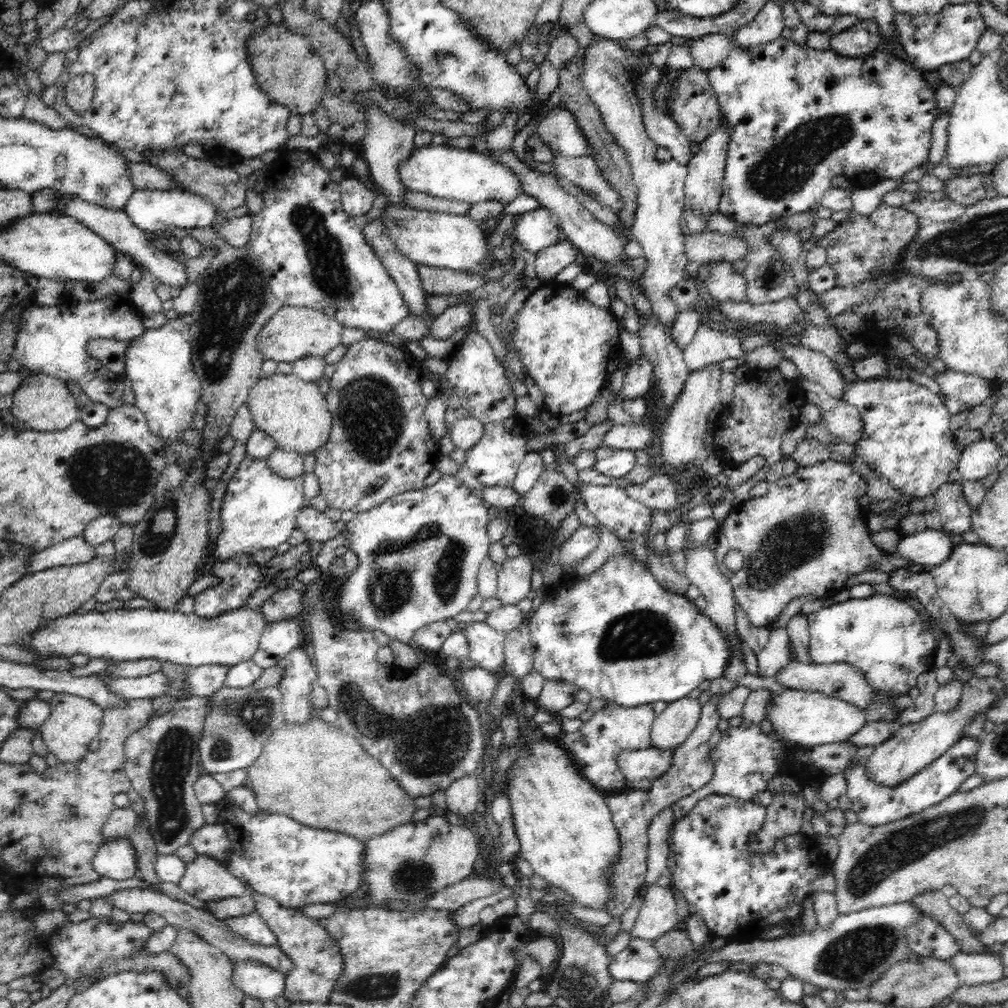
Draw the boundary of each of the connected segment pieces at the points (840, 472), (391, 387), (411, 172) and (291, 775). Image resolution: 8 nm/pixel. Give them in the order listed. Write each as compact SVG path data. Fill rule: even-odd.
M828 459L812 466L798 464L794 474L769 483L766 494L735 506L726 520L719 524L716 562L724 576L728 577L735 600L746 611L752 626L769 627L794 598L829 598L844 589L852 576L870 572L874 570L874 564L884 560L888 553L874 544L866 523L867 511L858 504L858 498L866 493L866 483L851 469L848 461ZM730 550L738 550L745 558L743 567L735 572L724 565L724 556Z
M370 338L354 341L350 346L347 346L346 353L335 366L335 373L332 373L332 377L329 378L329 391L325 395L328 410L332 417L331 431L327 438L326 444L323 444L322 448L318 448L315 452L316 462L313 472L318 476L320 493L327 502L328 509L336 508L344 512L344 510L351 510L355 513L361 513L379 504L382 504L387 498L393 497L395 494L402 494L408 490L420 490L424 488L424 480L430 474L430 471L434 468L436 461L442 455L438 447L438 441L430 433L428 427L428 421L425 417L425 408L428 404L428 399L421 391L421 384L423 383L423 370L419 367L418 370L410 370L412 366L420 366L420 362L417 360L410 351L406 348L392 345L392 343L384 343L378 339Z
M430 143L413 153L398 166L400 183L411 192L428 194L445 200L470 202L504 202L510 204L522 193L518 177L508 167L502 166L491 156L469 149Z
M314 714L308 722L304 722L304 724L291 726L291 724L284 723L277 730L274 730L274 733L272 733L270 738L264 743L261 755L247 768L247 780L244 782L244 785L254 793L259 810L263 810L268 814L284 814L304 826L320 830L341 832L342 834L357 838L362 842L370 840L370 838L374 838L374 836L382 836L382 834L388 832L388 830L392 830L395 826L412 822L412 816L418 809L414 807L414 799L410 799L408 795L404 794L404 790L398 786L398 782L394 782L394 778L390 776L390 772L388 772L376 758L372 758L370 754L366 754L366 750L362 750L362 746L360 746L352 736L343 733L338 726L335 727L334 725L324 722L324 720L321 720L316 714Z

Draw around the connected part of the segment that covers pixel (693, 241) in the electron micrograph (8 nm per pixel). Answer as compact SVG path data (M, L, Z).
M707 228L701 234L690 235L686 231L684 247L689 260L698 264L709 264L716 260L734 262L746 257L748 245L735 236L726 236Z

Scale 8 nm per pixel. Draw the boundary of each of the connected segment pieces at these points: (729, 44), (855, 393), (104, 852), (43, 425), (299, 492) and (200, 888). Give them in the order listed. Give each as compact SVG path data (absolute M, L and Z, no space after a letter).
M710 34L693 39L690 44L693 64L705 71L712 70L721 64L734 46L732 35Z
M888 376L882 380L862 380L858 377L857 381L846 382L844 402L854 405L860 411L864 423L862 438L854 445L855 455L900 492L914 499L933 495L948 480L950 472L957 469L961 458L961 452L954 443L953 430L950 429L951 414L944 401L944 396L908 379L898 380Z
M128 837L104 841L98 847L92 867L100 878L126 880L137 876L136 851Z
M31 373L13 392L12 400L11 412L14 418L26 422L37 431L64 430L79 418L80 408L66 383L61 378L47 374Z
M247 456L227 481L220 509L221 531L215 542L216 559L226 560L235 554L276 549L286 542L295 526L298 510L304 504L302 476L282 478L274 474L266 459Z
M197 855L185 865L179 886L198 900L206 902L246 894L244 883L210 855Z

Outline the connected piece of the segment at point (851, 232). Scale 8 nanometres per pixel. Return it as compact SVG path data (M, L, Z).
M881 203L870 216L861 216L851 210L847 219L838 223L830 234L815 241L817 246L826 250L826 264L837 274L835 286L850 288L862 284L864 280L894 272L896 262L900 262L905 249L914 241L924 222L905 208Z

